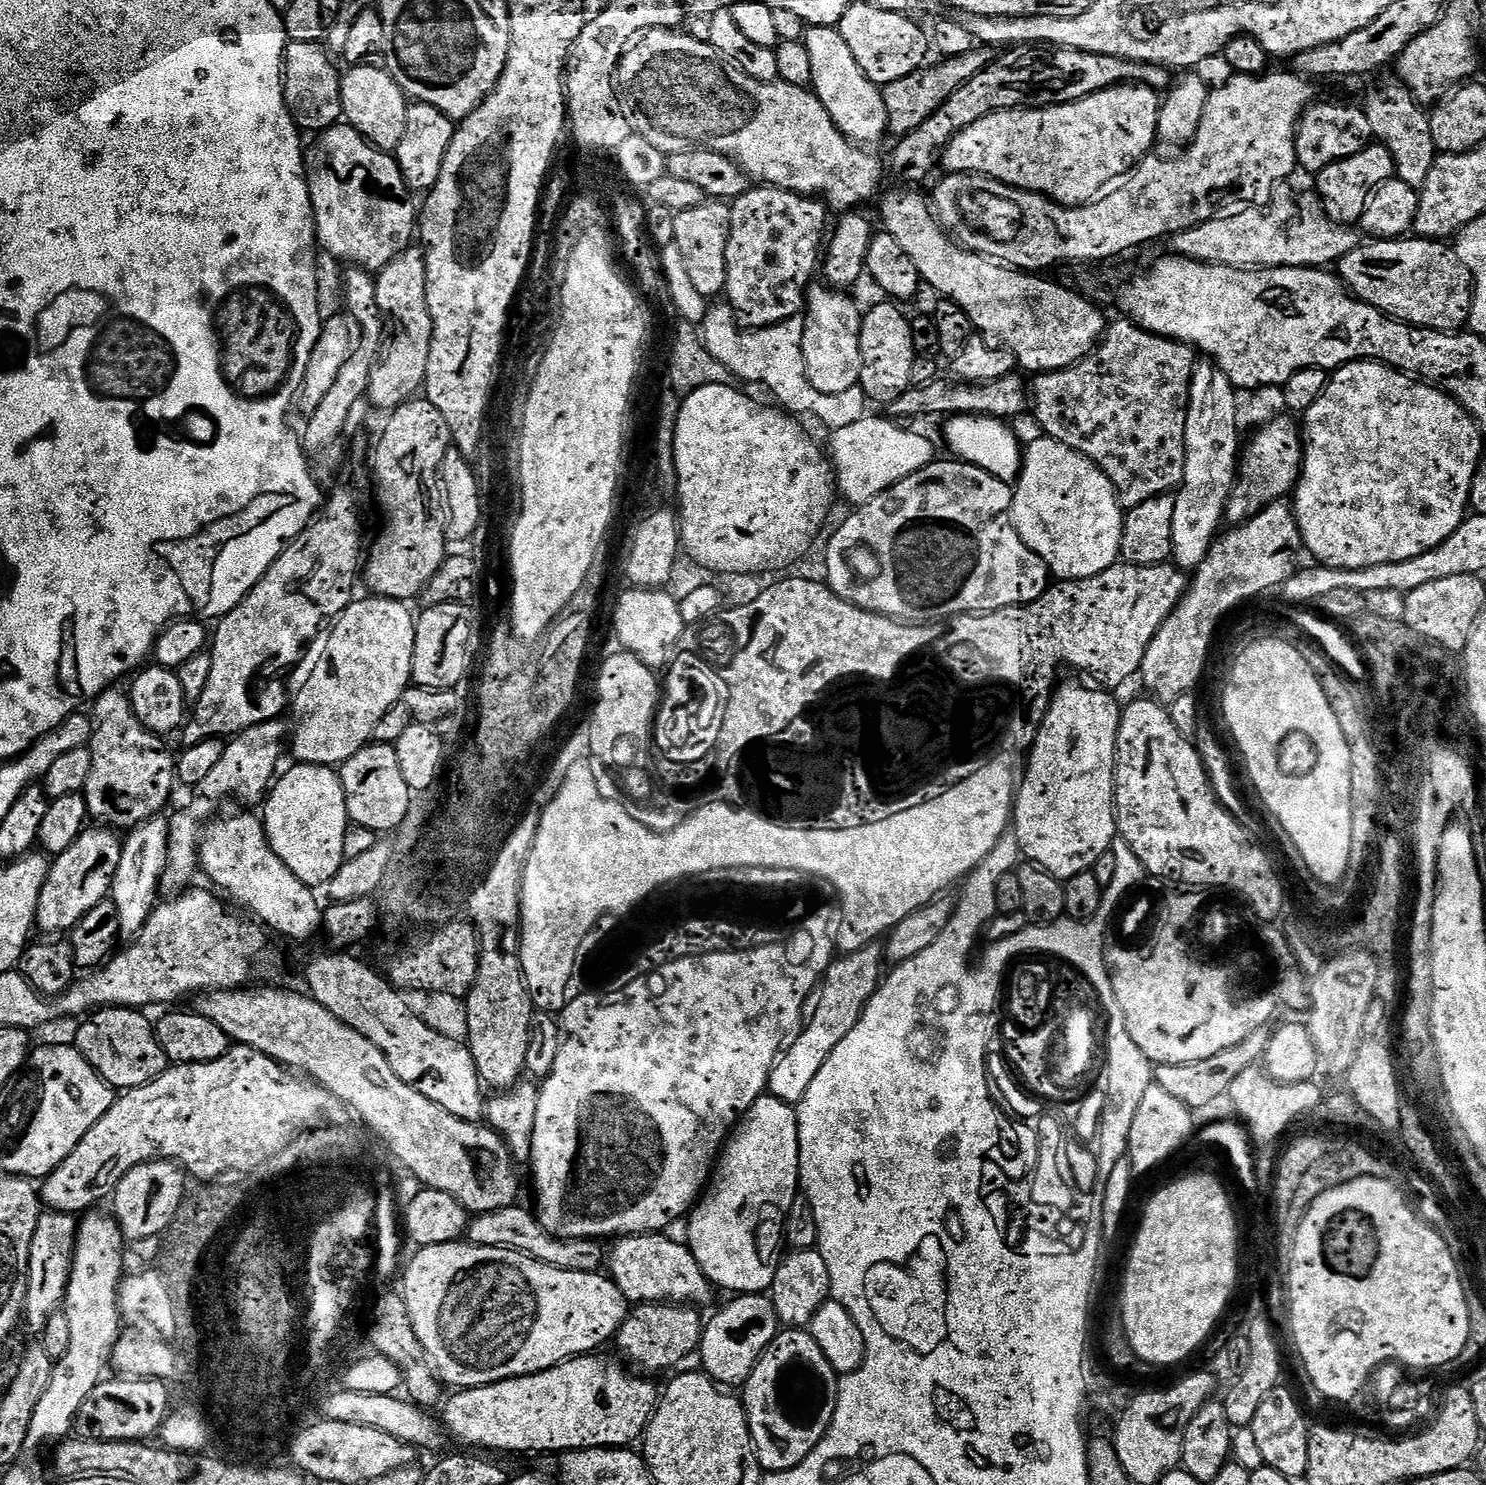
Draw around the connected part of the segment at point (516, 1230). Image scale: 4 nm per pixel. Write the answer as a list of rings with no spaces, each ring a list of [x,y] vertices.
[[[511,1206],[493,1212],[481,1212],[468,1225],[467,1239],[478,1246],[509,1248],[524,1252],[544,1264],[571,1272],[600,1272],[606,1264],[606,1248],[600,1240],[560,1240],[544,1229],[535,1211]]]

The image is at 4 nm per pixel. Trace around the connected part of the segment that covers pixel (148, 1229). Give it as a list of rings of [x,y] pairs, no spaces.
[[[151,1160],[148,1164],[134,1166],[134,1170],[130,1170],[130,1174],[126,1174],[122,1178],[122,1182],[118,1182],[110,1204],[116,1207],[114,1218],[129,1241],[167,1233],[180,1204],[183,1204],[186,1199],[184,1180],[186,1181],[186,1173],[181,1165],[171,1160]]]

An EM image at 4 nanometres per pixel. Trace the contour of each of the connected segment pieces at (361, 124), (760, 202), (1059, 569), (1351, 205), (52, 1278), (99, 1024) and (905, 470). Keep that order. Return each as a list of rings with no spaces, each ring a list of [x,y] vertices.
[[[358,66],[349,67],[347,71],[340,78],[343,119],[381,152],[395,153],[398,142],[402,142],[402,134],[406,134],[408,97],[383,67]]]
[[[752,186],[748,191],[743,192],[731,201],[730,207],[730,234],[726,242],[726,303],[732,307],[732,315],[739,327],[744,330],[755,330],[758,328],[769,328],[775,324],[781,324],[783,320],[789,320],[791,316],[799,316],[806,308],[806,293],[813,283],[814,277],[818,272],[818,261],[822,256],[822,240],[820,244],[820,231],[824,228],[830,212],[819,199],[811,196],[800,196],[797,192],[787,192],[785,188],[774,188],[771,186]]]
[[[1047,438],[1023,449],[1022,467],[1012,493],[1012,525],[1018,530],[1022,542],[1046,562],[1049,573],[1057,581],[1094,578],[1094,574],[1102,574],[1102,570],[1117,563],[1121,559],[1124,514],[1125,509],[1116,497],[1116,487],[1110,478],[1106,478],[1103,470],[1078,450]]]
[[[1373,142],[1358,150],[1358,154],[1350,158],[1342,158],[1326,166],[1321,172],[1315,173],[1314,191],[1322,202],[1325,214],[1332,219],[1333,223],[1352,226],[1362,218],[1372,193],[1387,180],[1393,179],[1395,175],[1396,167],[1390,150],[1386,150],[1384,144]]]
[[[45,1211],[34,1230],[34,1242],[30,1246],[30,1266],[28,1267],[28,1303],[26,1324],[37,1334],[43,1333],[52,1313],[61,1311],[64,1296],[68,1293],[68,1283],[72,1273],[72,1260],[76,1256],[76,1234],[78,1220],[66,1212]]]
[[[101,1008],[89,1015],[83,1021],[84,1024],[76,1032],[75,1047],[80,1049],[80,1053],[90,1062],[90,1066],[108,1084],[116,1090],[127,1090],[137,1088],[143,1084],[148,1084],[170,1067],[167,1054],[162,1050],[162,1046],[156,1037],[156,1030],[153,1021],[148,1021],[144,1017],[143,1011],[134,1008]]]
[[[866,414],[851,426],[842,426],[831,433],[830,459],[838,492],[852,506],[869,504],[878,494],[910,478],[910,474],[922,470],[934,459],[932,444],[922,433],[911,432],[904,428],[908,426],[901,426],[895,419],[872,415]]]

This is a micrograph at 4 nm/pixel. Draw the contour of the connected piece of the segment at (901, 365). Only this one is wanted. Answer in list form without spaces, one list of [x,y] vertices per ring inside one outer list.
[[[892,302],[876,304],[863,313],[860,321],[860,349],[862,350],[862,374],[859,387],[873,405],[887,406],[894,398],[902,398],[902,394],[912,387],[911,367],[918,353],[914,350],[914,342],[910,338],[910,320],[904,317],[903,307]]]

